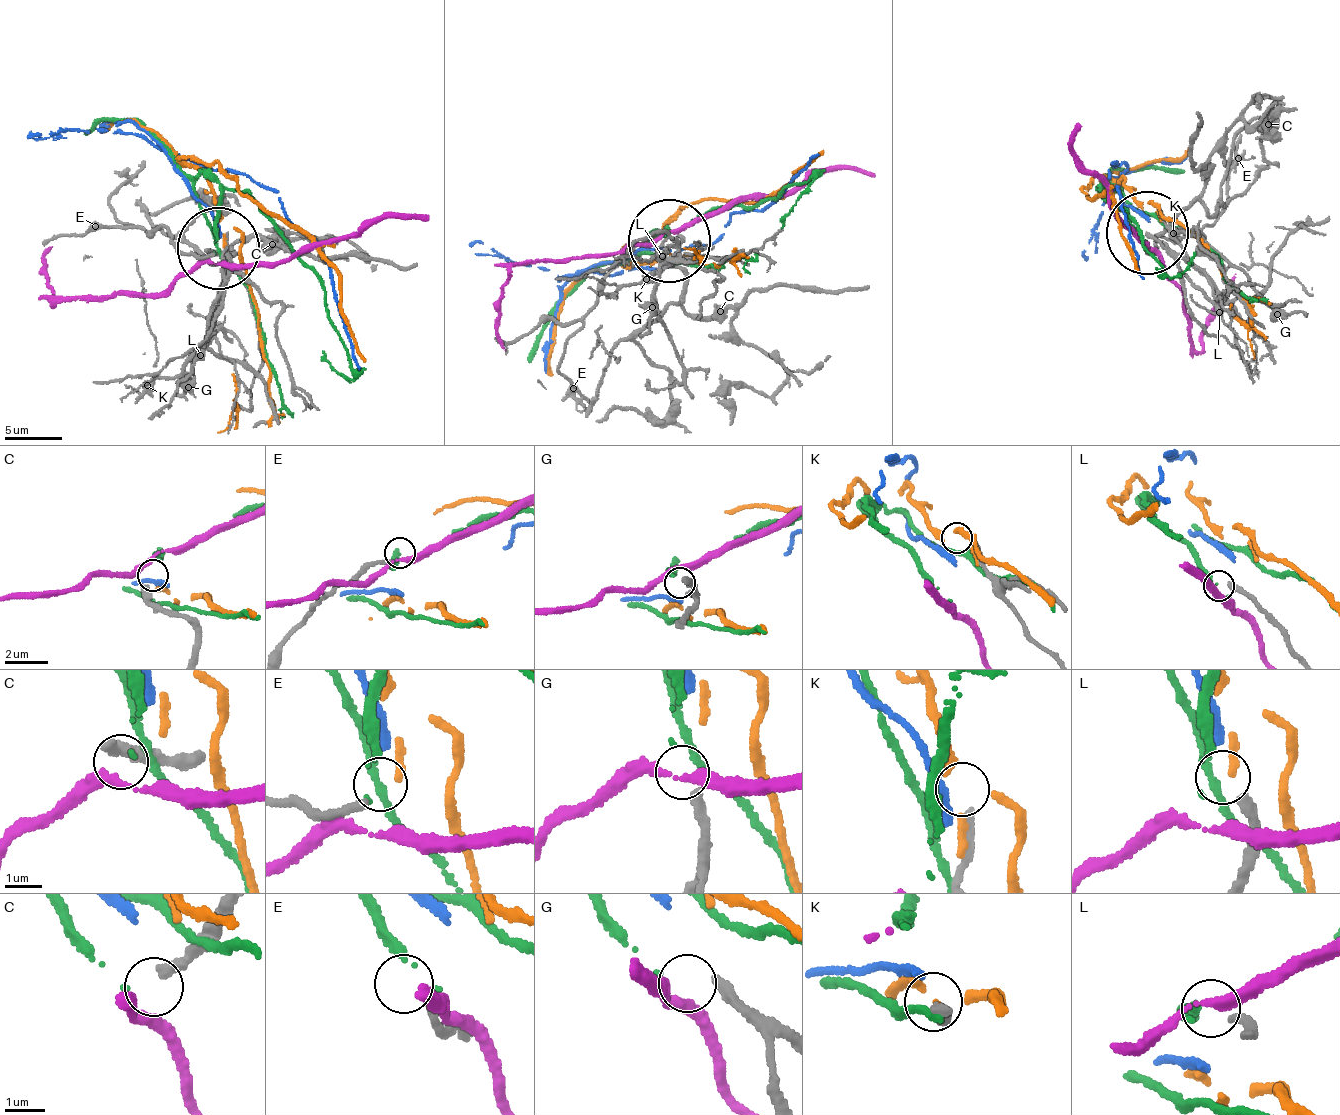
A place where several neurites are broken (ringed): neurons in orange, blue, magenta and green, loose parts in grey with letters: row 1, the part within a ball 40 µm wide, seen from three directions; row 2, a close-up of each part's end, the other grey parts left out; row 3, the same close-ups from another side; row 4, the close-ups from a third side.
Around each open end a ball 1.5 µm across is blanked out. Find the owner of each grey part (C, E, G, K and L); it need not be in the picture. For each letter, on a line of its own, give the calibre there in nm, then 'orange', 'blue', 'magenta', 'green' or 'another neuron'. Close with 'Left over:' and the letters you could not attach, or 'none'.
C: 320 nm | magenta
E: 200 nm | another neuron
G: 240 nm | green
K: 190 nm | another neuron
L: 240 nm | another neuron
Left over: E, K, L

